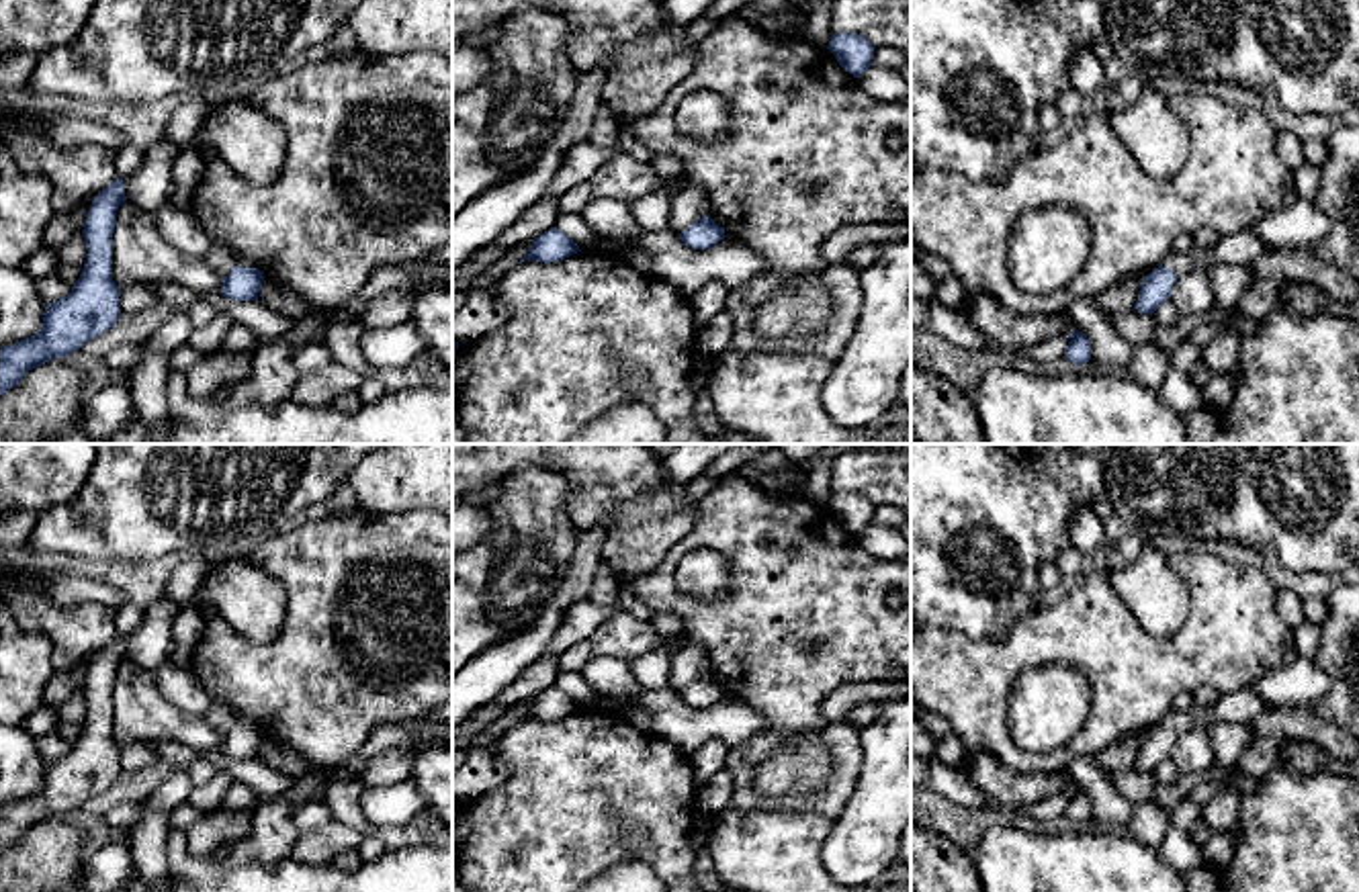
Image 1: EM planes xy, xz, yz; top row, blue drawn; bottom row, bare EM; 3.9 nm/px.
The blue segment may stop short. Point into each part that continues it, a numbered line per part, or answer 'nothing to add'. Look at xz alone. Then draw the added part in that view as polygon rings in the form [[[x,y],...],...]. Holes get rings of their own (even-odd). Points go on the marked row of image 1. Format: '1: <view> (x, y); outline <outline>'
nothing to add

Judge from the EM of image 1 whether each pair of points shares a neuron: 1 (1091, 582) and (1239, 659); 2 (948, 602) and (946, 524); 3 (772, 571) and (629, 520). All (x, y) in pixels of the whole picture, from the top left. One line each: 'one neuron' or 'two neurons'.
1: one neuron
2: one neuron
3: two neurons

